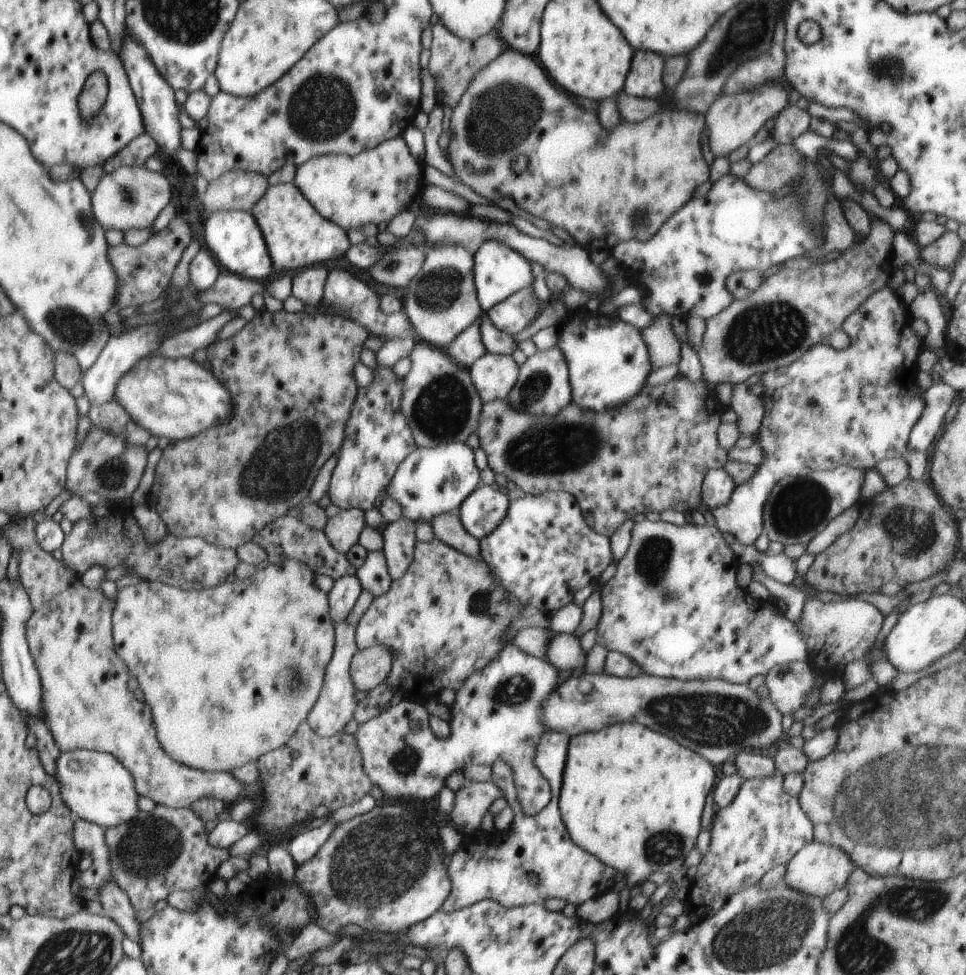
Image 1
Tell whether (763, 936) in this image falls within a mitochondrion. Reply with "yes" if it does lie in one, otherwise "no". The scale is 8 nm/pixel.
yes

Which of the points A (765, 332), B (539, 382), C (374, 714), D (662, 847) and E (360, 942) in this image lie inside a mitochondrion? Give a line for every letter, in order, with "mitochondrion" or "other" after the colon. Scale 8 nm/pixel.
A: mitochondrion
B: mitochondrion
C: other
D: mitochondrion
E: other

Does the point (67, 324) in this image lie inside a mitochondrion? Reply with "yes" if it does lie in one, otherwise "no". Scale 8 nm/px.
yes

